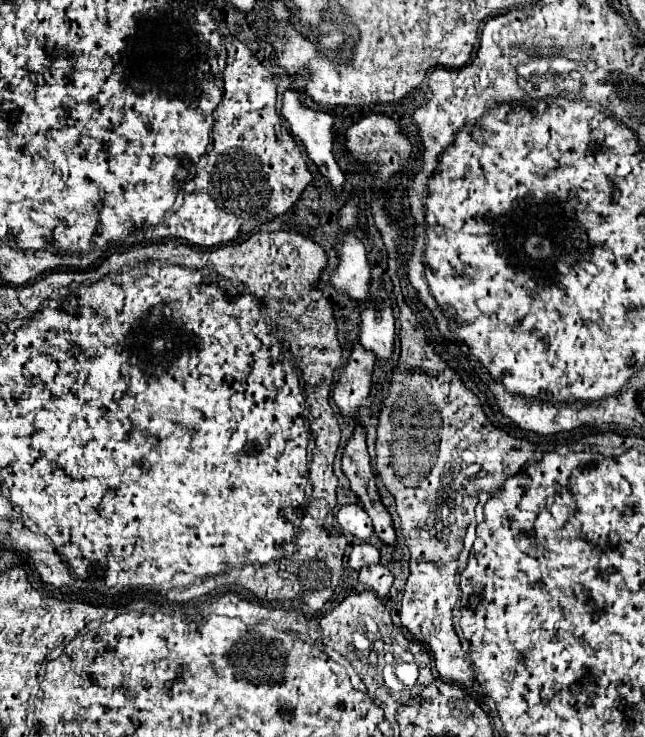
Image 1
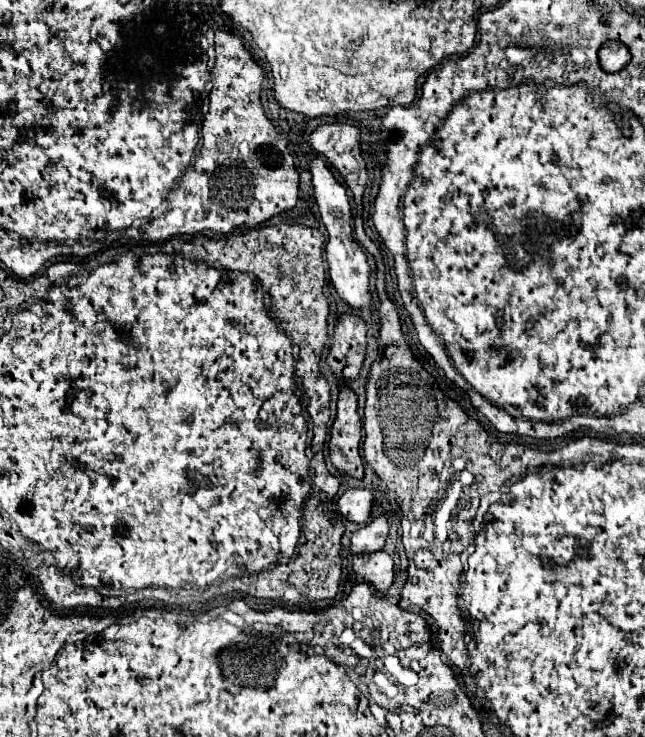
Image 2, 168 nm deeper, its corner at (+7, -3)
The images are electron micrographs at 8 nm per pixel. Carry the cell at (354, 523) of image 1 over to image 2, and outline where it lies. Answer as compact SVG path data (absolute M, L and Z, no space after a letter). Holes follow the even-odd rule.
M355 488L355 490L347 490L337 500L337 510L349 522L365 526L371 518L371 504L373 504L373 494L365 488Z

